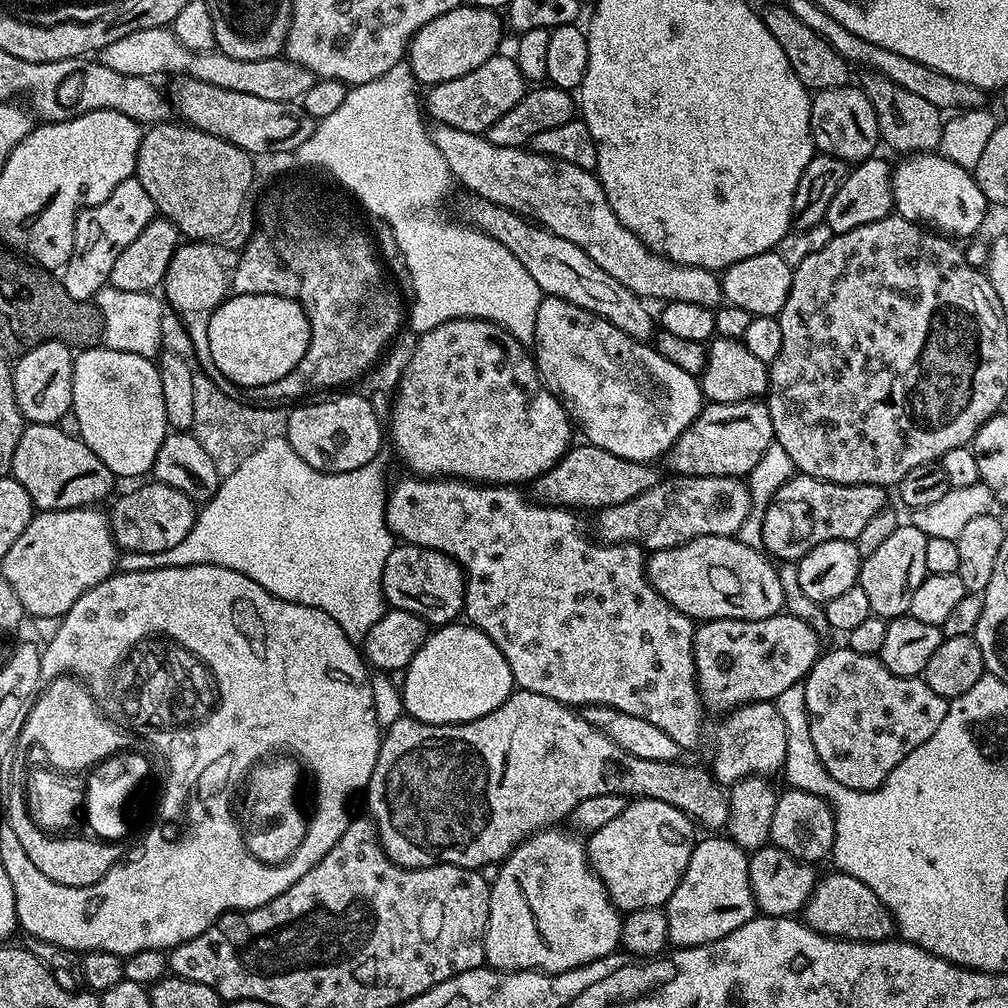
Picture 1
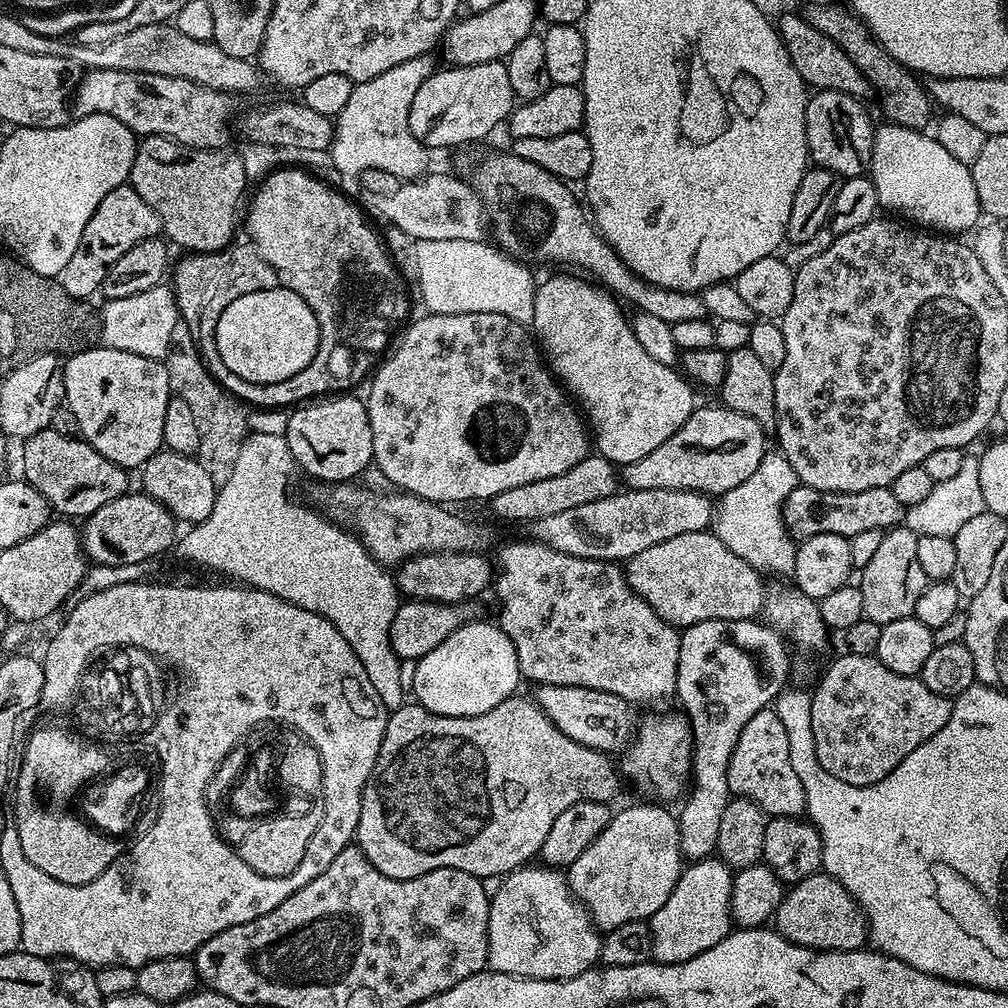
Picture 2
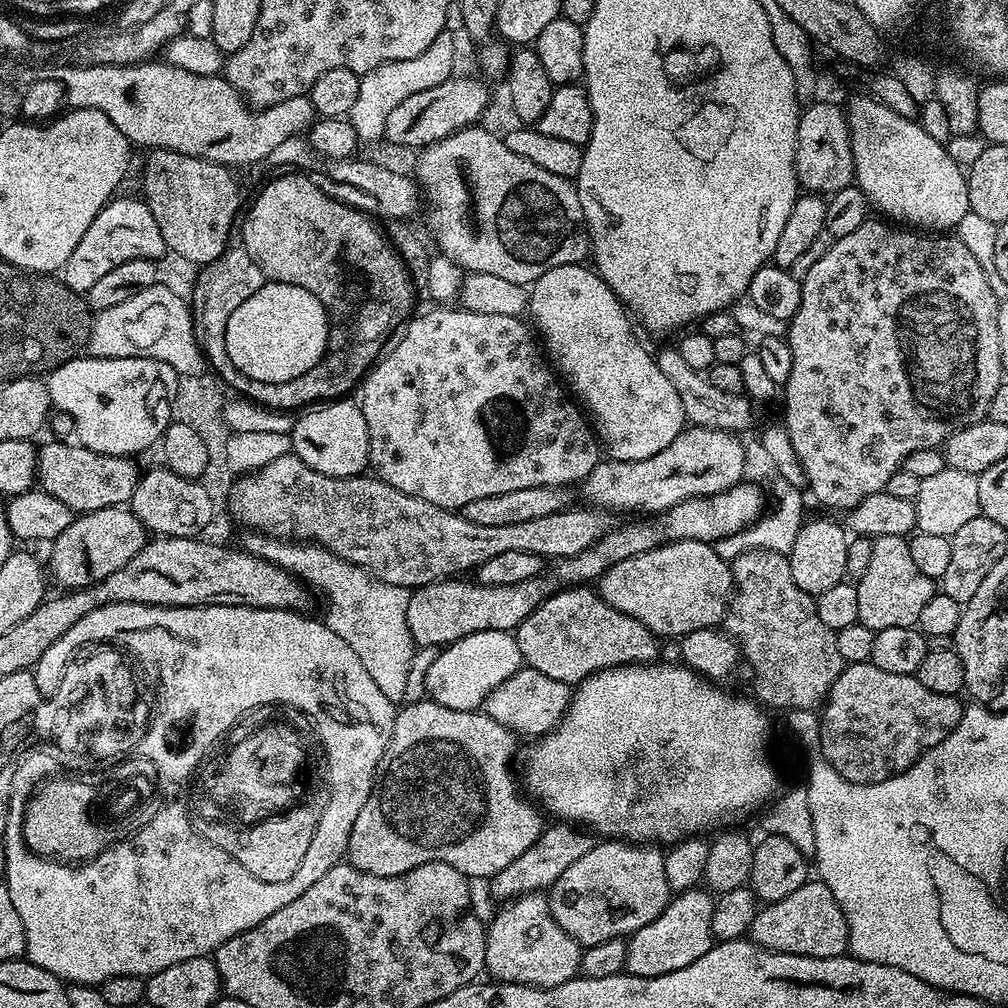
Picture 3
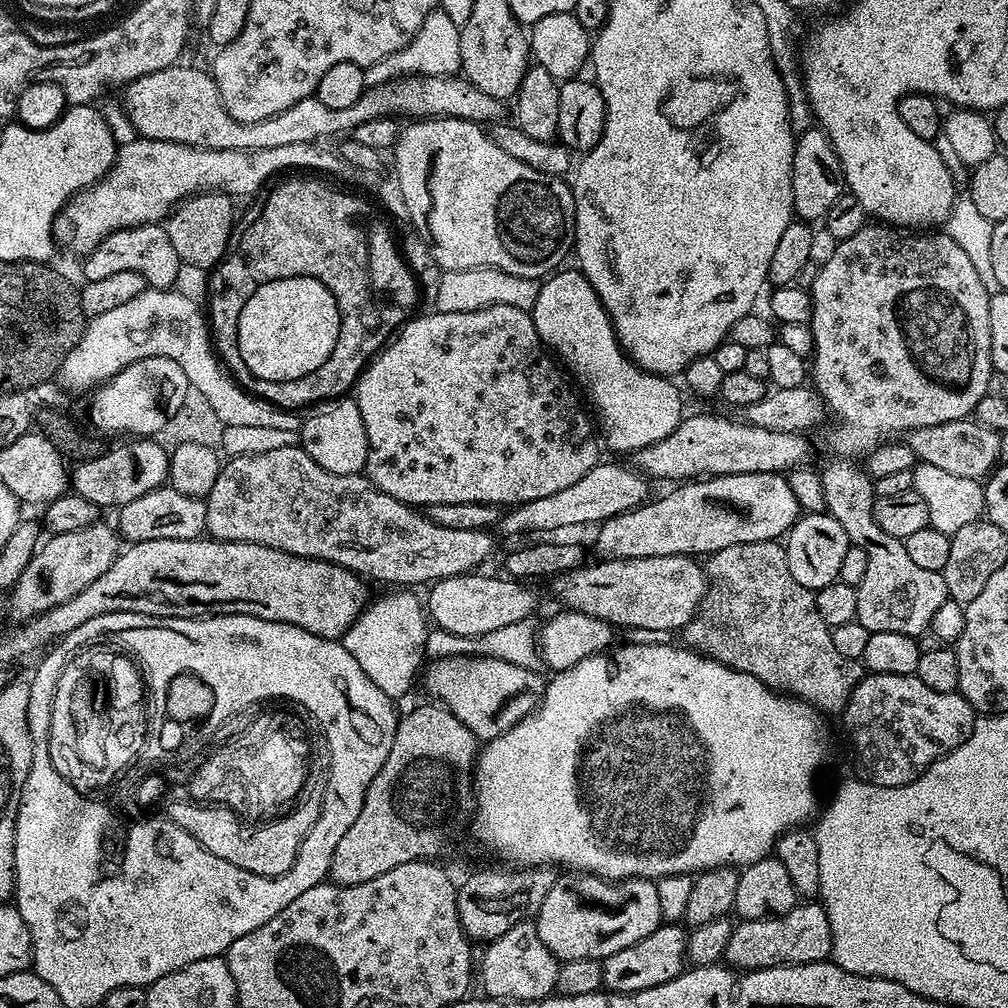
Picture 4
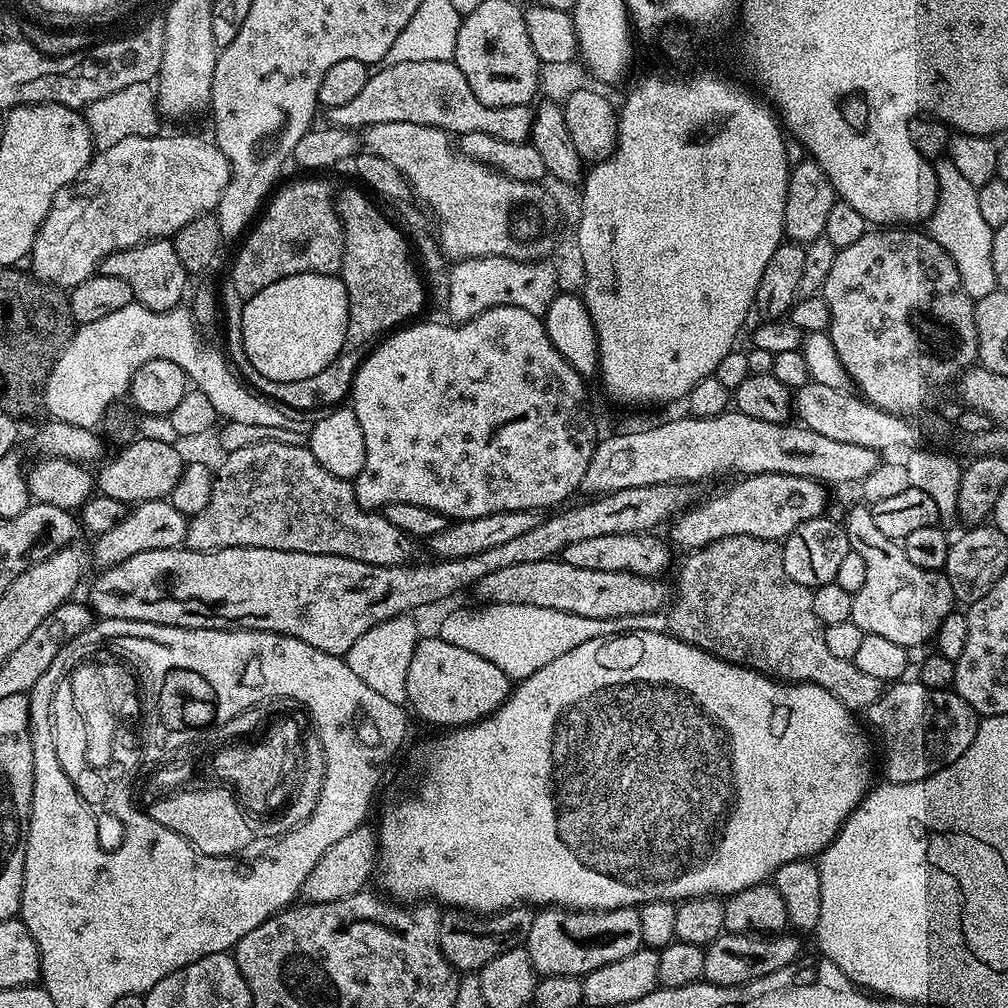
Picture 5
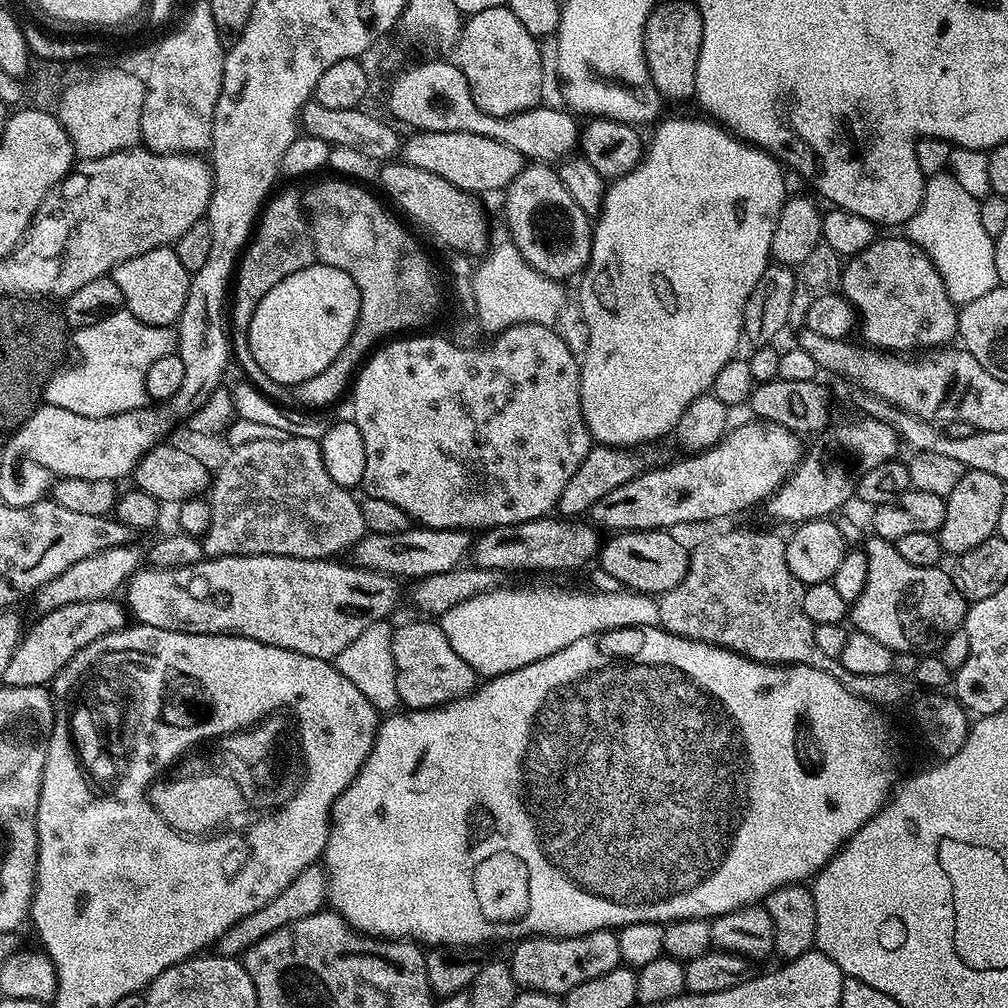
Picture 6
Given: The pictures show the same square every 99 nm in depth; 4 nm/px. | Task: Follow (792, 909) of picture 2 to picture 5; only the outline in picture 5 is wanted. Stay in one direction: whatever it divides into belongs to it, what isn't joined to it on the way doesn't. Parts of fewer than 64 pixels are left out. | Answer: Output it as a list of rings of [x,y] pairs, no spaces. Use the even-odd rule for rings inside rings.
[[[725,932],[704,949],[703,979],[709,984],[737,988],[739,984],[749,984],[774,970],[782,970],[795,960],[801,959],[801,937],[796,934],[753,934],[751,932]]]

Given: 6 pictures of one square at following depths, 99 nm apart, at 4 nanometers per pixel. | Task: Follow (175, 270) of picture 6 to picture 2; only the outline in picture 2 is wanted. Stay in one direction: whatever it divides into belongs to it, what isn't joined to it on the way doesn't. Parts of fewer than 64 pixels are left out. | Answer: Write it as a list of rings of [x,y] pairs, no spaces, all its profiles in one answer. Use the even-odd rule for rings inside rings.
[[[132,187],[110,190],[110,194],[106,194],[106,198],[98,202],[98,210],[94,210],[90,222],[86,222],[86,230],[82,230],[78,250],[74,250],[70,262],[62,266],[58,277],[61,286],[66,294],[79,300],[88,300],[92,295],[95,297],[111,264],[118,262],[118,258],[122,258],[122,254],[126,254],[130,246],[138,246],[138,242],[143,240],[157,239],[161,232],[158,214],[154,214],[154,210],[150,210],[150,206],[142,202],[142,197]]]

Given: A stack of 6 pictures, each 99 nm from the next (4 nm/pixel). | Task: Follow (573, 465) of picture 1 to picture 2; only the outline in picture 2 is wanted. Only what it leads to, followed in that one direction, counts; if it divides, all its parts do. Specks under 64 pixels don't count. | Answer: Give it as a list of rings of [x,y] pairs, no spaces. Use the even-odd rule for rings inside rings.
[[[590,454],[582,458],[578,466],[570,466],[566,474],[558,474],[554,478],[542,478],[538,482],[525,482],[523,486],[513,486],[511,490],[502,490],[502,494],[494,494],[490,507],[493,514],[502,520],[531,526],[542,518],[551,518],[553,514],[571,510],[574,506],[583,506],[586,502],[598,502],[598,498],[610,498],[616,491],[618,491],[617,465],[604,456]]]

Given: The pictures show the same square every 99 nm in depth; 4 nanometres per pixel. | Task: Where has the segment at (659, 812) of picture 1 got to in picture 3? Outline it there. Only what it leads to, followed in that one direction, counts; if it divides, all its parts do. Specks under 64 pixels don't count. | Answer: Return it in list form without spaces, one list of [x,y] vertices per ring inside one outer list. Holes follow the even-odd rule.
[[[609,839],[593,843],[589,852],[582,854],[582,858],[574,862],[574,866],[569,866],[563,872],[562,878],[552,883],[547,897],[554,922],[558,922],[558,926],[562,926],[562,930],[566,930],[566,934],[580,945],[610,942],[610,938],[619,936],[627,938],[632,933],[642,930],[642,926],[654,922],[654,918],[662,914],[662,910],[669,902],[670,889],[666,882],[664,852],[651,843],[634,844]]]

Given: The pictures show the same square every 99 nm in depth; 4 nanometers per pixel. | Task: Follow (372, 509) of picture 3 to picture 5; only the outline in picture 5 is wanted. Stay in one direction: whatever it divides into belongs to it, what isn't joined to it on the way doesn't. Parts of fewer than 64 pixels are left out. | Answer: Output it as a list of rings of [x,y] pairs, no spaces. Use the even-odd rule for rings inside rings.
[[[263,440],[229,452],[223,458],[224,465],[214,472],[210,502],[206,510],[189,519],[183,547],[199,552],[227,548],[290,550],[354,558],[371,564],[402,564],[409,559],[413,541],[379,511],[363,508],[356,497],[355,487],[326,471],[304,444]]]

